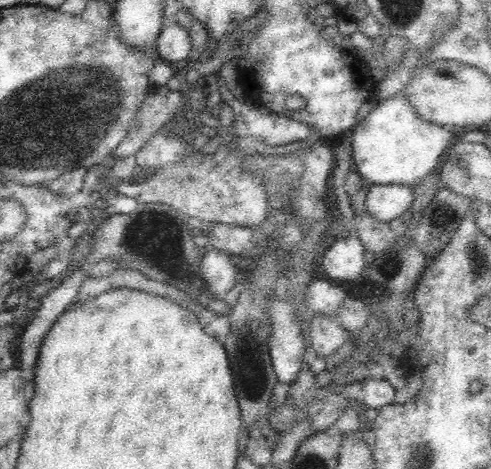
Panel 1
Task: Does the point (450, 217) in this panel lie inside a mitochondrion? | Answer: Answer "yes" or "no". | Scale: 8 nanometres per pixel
no

